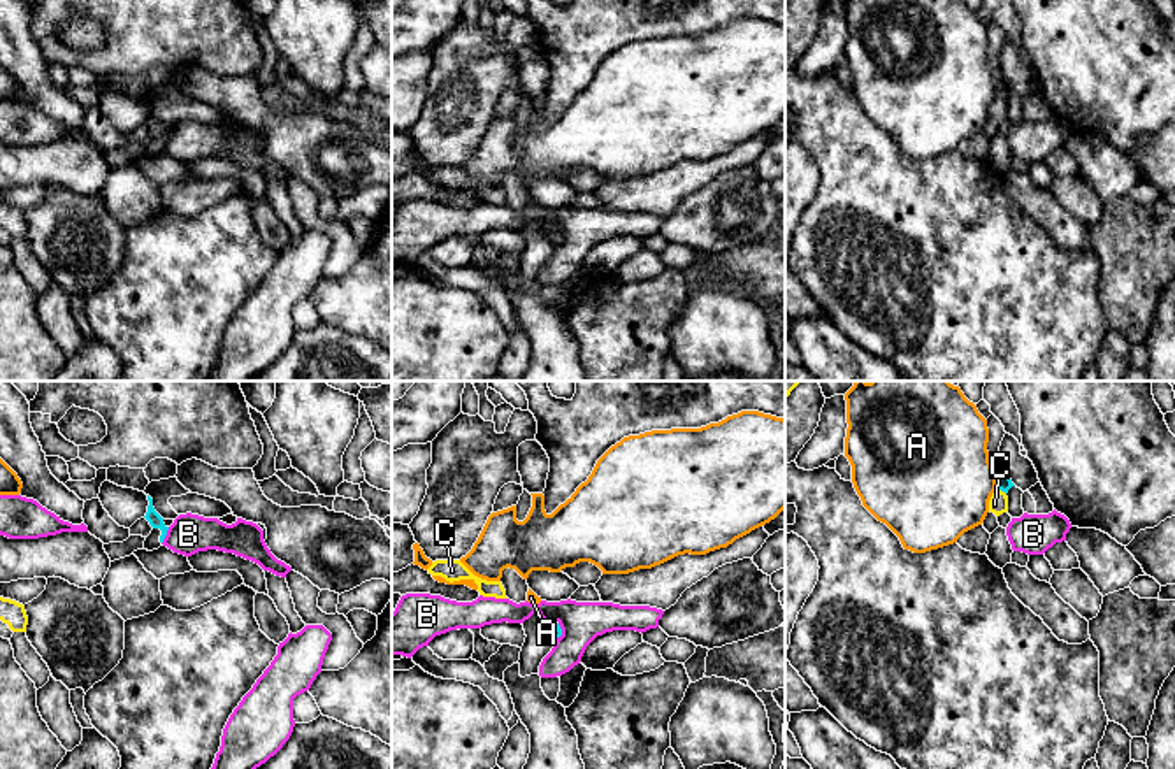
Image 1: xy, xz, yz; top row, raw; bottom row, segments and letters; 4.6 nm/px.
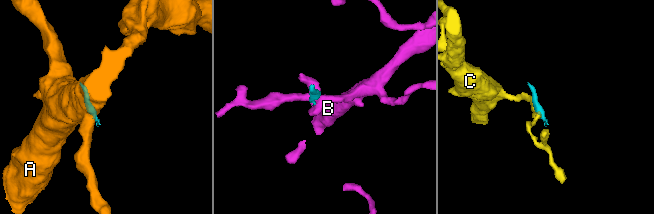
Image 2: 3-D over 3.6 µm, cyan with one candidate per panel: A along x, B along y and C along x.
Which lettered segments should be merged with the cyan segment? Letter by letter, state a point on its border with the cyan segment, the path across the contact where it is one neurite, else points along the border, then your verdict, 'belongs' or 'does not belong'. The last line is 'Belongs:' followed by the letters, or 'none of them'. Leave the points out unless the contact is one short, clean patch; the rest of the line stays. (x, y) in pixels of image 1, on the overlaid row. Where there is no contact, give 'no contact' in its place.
A: yz (996, 483) | along yz (994, 476), (996, 488) | does not belong
B: xy (165, 534) | along xy (169, 527), (162, 543) | does not belong
C: yz (1001, 490) | along yz (996, 488), (1005, 494) | does not belong
Belongs: none of them

